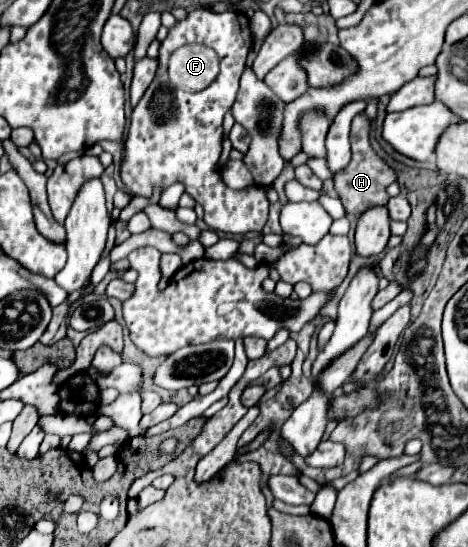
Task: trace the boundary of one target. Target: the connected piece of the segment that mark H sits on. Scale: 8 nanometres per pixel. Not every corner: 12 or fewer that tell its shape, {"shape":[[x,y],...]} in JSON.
{"shape":[[356,116],[352,160],[334,186],[348,214],[386,206],[396,180],[372,150],[368,118]]}

